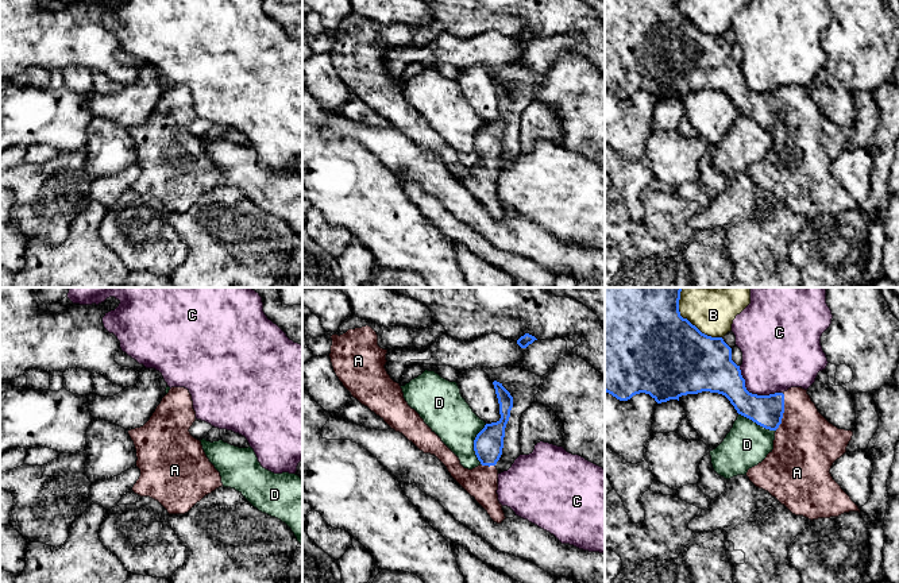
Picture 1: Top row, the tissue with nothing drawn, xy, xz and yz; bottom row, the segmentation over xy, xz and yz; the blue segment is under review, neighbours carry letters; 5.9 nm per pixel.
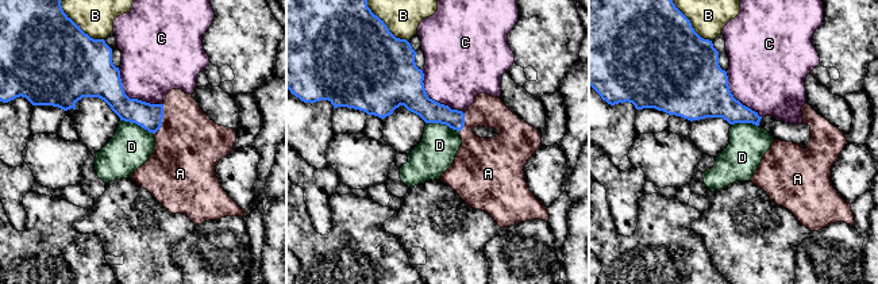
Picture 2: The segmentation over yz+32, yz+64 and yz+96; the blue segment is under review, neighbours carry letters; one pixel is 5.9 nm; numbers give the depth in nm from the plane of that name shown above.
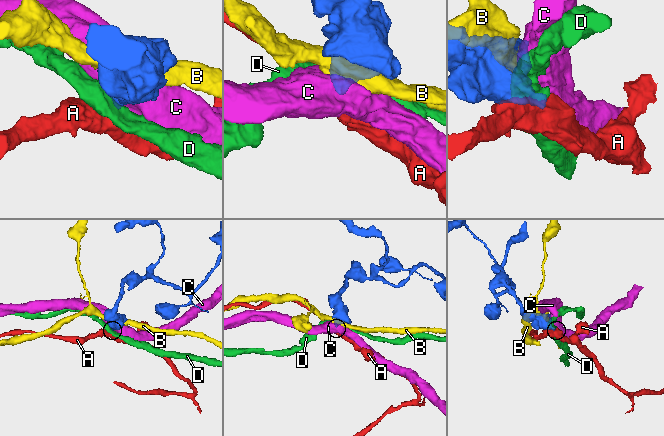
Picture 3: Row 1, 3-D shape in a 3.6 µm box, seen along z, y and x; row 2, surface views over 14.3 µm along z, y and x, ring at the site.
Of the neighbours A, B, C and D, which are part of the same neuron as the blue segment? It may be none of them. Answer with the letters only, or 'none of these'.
A

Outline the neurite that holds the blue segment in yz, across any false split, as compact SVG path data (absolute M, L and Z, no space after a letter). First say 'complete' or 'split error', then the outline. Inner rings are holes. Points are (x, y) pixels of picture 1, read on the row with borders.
split error; M605 287L605 391L620 401L645 393L657 404L702 391L722 394L738 414L775 432L773 449L746 472L756 487L768 491L792 514L811 521L860 513L830 474L853 432L830 424L802 387L769 395L749 393L724 339L702 333L680 316L680 292L682 287Z

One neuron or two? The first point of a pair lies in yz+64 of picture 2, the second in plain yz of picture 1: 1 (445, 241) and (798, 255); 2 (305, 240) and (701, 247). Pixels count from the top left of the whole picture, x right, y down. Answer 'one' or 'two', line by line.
1: two
2: one

